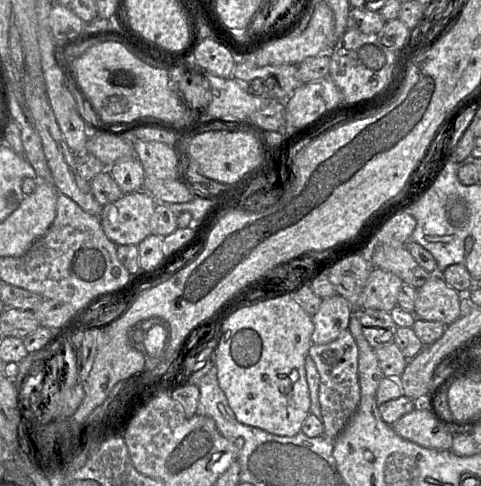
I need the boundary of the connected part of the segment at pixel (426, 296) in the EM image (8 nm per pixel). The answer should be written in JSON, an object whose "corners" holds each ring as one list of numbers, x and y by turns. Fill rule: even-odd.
{"corners":[[443,276,432,277,416,289,413,313,417,318,447,326,461,317,461,294,449,286]]}

